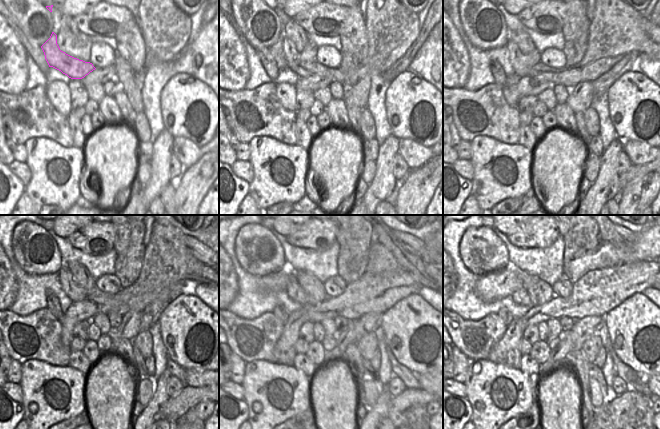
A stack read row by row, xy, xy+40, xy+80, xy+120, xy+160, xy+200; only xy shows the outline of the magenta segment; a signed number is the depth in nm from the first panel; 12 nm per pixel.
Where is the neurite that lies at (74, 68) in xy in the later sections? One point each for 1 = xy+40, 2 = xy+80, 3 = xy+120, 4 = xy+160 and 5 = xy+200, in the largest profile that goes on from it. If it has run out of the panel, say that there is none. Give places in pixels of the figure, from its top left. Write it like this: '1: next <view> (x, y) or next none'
1: next xy+40 (305, 69)
2: next xy+80 (565, 76)
3: next xy+120 (119, 303)
4: next xy+160 (354, 306)
5: next xy+200 (576, 307)

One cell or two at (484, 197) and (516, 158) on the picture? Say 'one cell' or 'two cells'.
one cell

